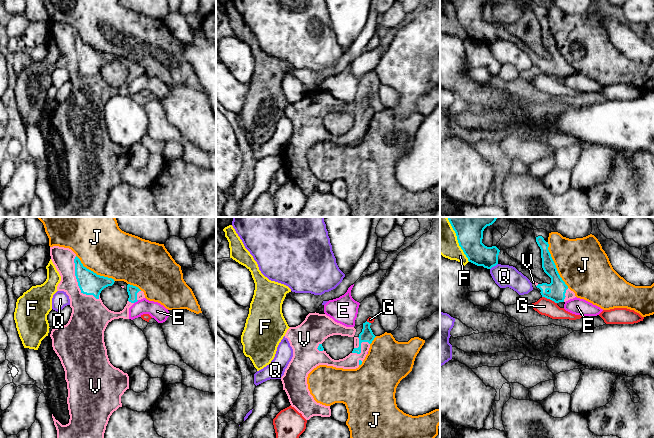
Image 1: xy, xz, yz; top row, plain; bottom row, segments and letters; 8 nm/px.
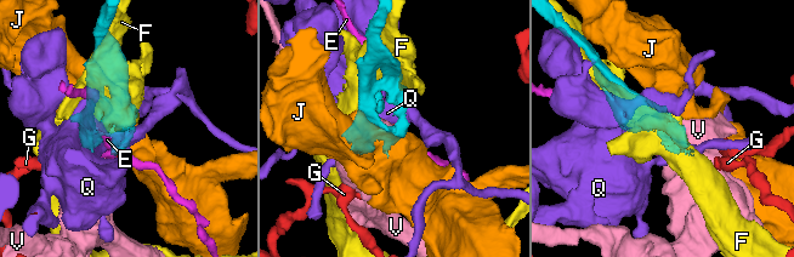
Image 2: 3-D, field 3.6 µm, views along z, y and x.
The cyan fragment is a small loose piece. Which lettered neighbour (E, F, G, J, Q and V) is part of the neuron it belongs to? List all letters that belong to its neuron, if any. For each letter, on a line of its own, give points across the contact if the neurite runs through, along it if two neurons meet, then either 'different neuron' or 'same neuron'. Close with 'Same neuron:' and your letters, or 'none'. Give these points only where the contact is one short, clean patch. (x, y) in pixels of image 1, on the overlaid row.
E: along xy (138, 300), (134, 303) | different neuron
F: different neuron
G: along yz (542, 296), (556, 303) | different neuron
J: different neuron
Q: different neuron
V: same neuron
Same neuron: V

